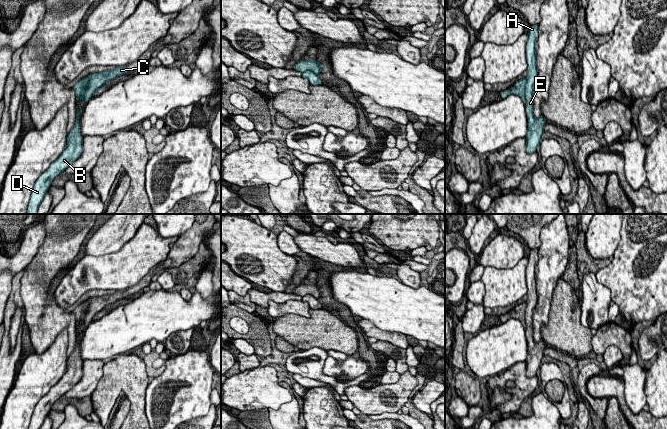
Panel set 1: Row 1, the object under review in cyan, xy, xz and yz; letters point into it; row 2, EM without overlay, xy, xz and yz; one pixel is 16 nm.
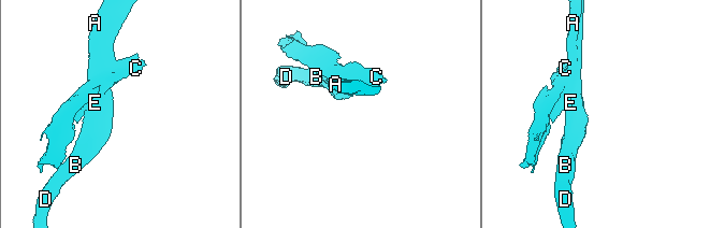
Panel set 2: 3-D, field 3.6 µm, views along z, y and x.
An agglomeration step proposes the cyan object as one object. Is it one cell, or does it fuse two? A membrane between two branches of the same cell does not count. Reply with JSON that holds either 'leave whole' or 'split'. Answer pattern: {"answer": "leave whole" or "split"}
{"answer": "split"}

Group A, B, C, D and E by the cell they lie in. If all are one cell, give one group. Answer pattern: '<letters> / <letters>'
A B D E / C

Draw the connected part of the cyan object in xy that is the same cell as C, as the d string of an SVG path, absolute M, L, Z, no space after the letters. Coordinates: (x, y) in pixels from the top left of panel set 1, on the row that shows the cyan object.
M117 66L113 70L106 70L99 73L90 74L74 85L76 93L76 101L81 100L80 95L82 93L83 86L86 86L84 100L88 100L93 97L93 93L99 90L102 85L112 79L115 79L121 75L125 75L128 72L129 67Z

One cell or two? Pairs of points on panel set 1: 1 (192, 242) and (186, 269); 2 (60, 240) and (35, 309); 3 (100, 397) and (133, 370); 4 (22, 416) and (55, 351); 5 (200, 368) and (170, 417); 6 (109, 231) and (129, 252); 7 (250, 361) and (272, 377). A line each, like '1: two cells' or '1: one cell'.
1: two cells
2: one cell
3: one cell
4: one cell
5: one cell
6: two cells
7: two cells

